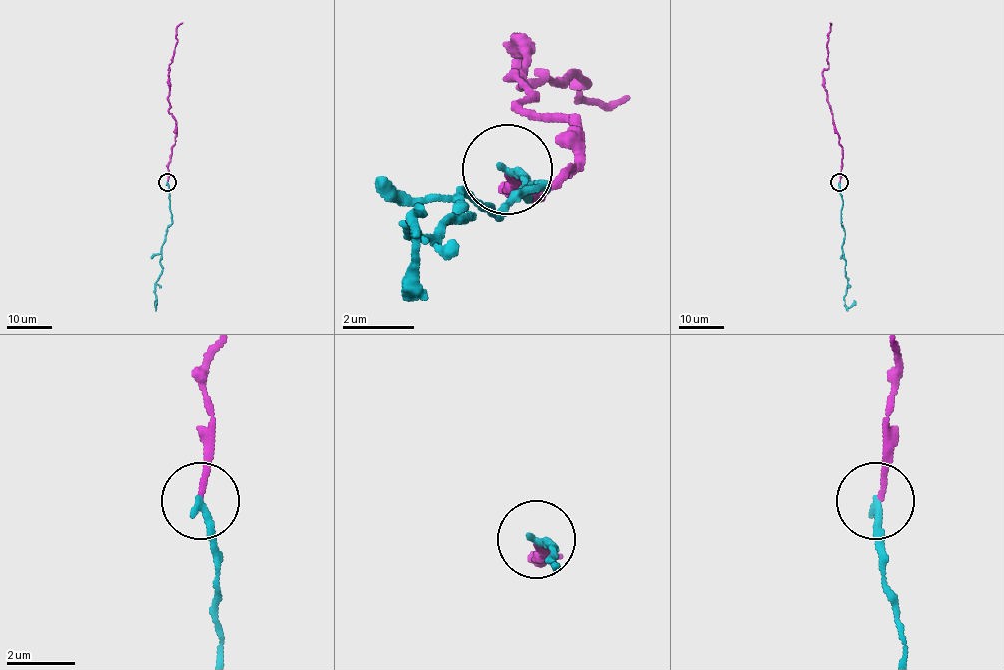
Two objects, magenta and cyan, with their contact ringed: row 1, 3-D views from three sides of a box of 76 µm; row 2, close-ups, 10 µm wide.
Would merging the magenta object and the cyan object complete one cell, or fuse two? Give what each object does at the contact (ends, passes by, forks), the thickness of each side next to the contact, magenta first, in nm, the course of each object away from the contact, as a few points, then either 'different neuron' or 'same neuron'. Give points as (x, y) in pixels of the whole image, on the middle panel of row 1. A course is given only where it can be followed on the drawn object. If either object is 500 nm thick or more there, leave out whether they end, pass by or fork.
magenta ends | cyan ends | 150/220 nm | magenta via (509, 176), (536, 194), (572, 167), (572, 122), (518, 104), (518, 41), (518, 86), (626, 95) | cyan via (509, 167), (527, 203), (545, 185), (509, 212), (464, 194), (419, 239), (419, 212), (419, 293) | different neuron

